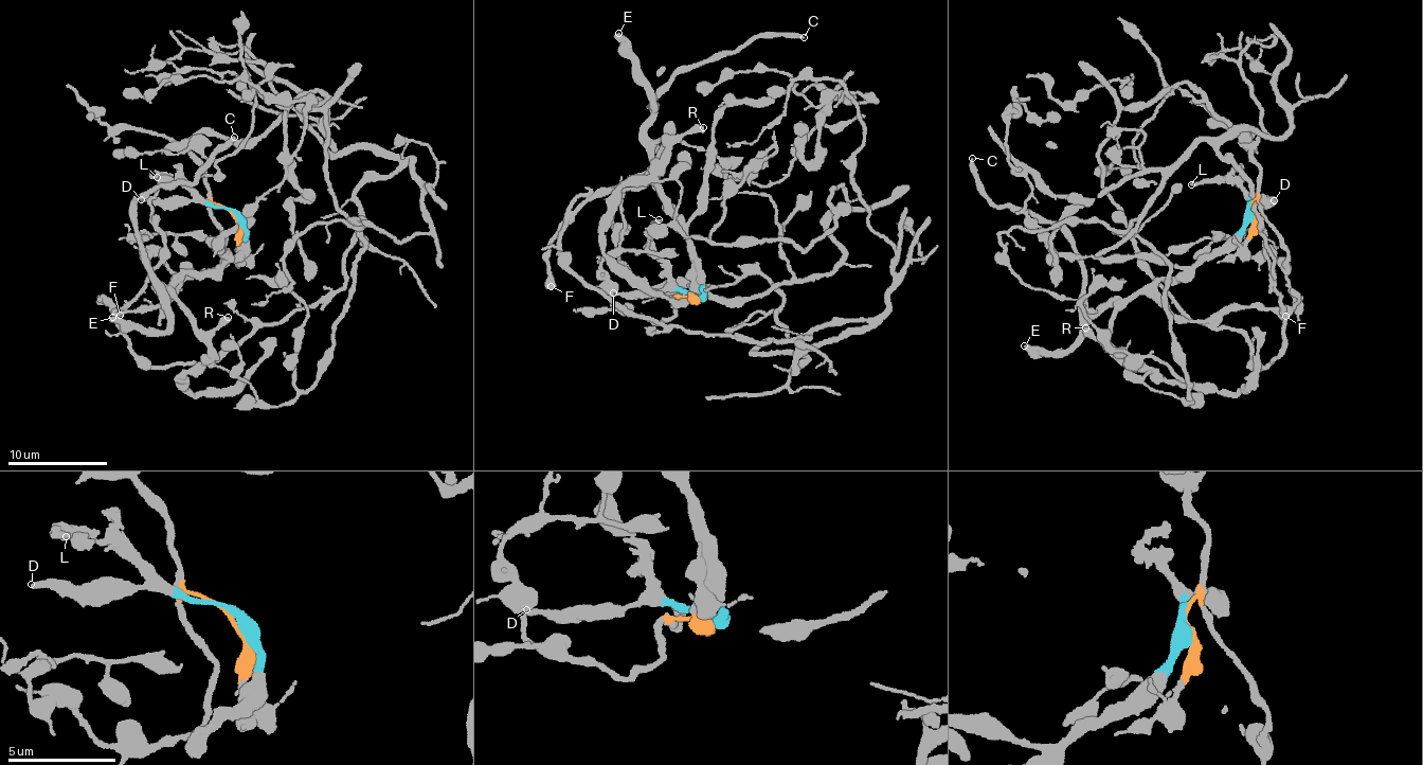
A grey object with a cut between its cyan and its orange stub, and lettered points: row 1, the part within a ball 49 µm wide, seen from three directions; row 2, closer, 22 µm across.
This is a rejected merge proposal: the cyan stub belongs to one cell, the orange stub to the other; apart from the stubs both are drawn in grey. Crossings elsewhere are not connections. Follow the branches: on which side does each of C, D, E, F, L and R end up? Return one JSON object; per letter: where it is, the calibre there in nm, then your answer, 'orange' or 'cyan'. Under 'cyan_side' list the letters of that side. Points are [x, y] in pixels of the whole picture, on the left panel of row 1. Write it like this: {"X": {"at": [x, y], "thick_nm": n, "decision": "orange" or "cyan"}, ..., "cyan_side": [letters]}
{"C": {"at": [234, 137], "thick_nm": 280, "decision": "cyan"}, "D": {"at": [141, 199], "thick_nm": 280, "decision": "cyan"}, "E": {"at": [112, 317], "thick_nm": 440, "decision": "cyan"}, "F": {"at": [120, 315], "thick_nm": 650, "decision": "cyan"}, "L": {"at": [157, 177], "thick_nm": 240, "decision": "cyan"}, "R": {"at": [228, 317], "thick_nm": 500, "decision": "cyan"}, "cyan_side": ["C", "D", "E", "F", "L", "R"]}

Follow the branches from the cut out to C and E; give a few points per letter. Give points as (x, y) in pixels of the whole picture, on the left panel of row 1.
C: (235, 215), (246, 234), (237, 254), (156, 287), (162, 296), (131, 209), (152, 188), (193, 182), (234, 137)
E: (235, 215), (246, 234), (237, 254), (158, 290), (167, 305), (164, 331), (128, 327), (112, 317)

